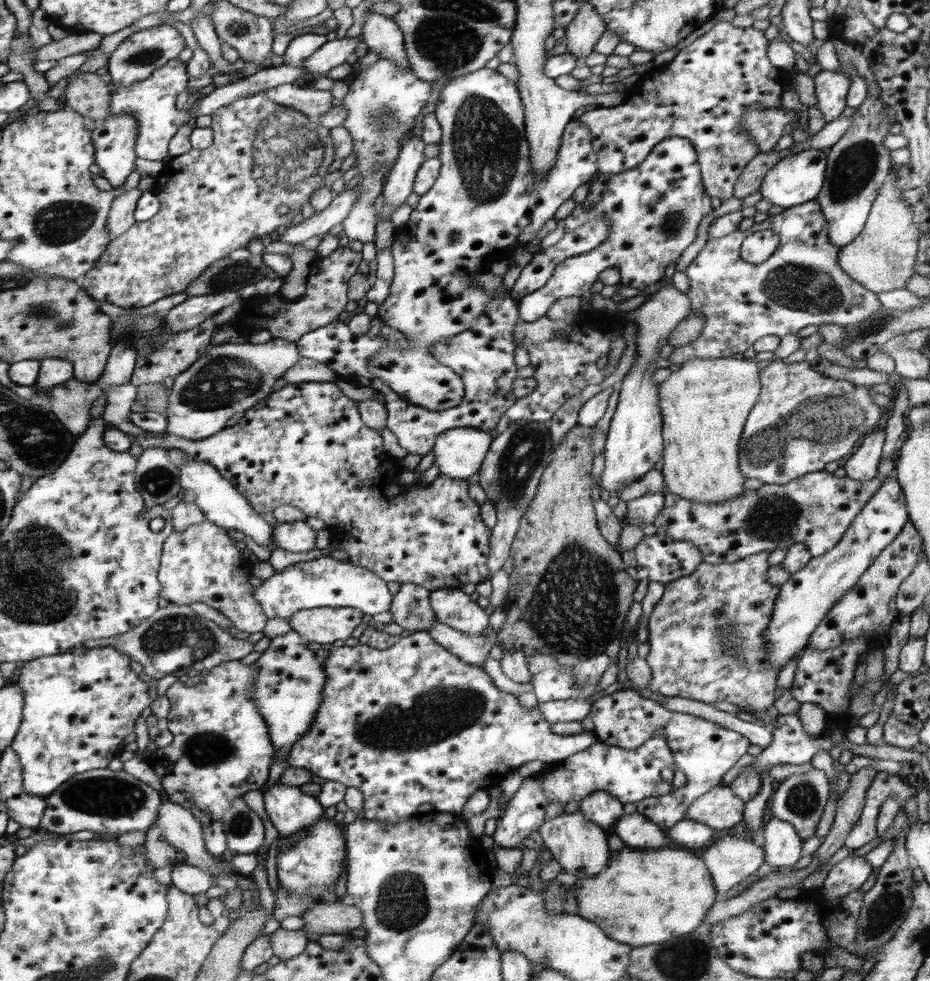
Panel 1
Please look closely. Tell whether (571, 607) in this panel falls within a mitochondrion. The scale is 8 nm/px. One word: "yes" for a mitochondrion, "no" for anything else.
yes

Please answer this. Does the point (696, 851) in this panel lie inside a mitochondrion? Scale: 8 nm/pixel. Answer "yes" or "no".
no

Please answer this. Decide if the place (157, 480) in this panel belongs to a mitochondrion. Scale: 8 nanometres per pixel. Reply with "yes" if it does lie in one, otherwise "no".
yes

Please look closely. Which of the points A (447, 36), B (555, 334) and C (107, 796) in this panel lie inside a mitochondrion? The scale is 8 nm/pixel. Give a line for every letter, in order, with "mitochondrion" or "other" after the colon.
A: mitochondrion
B: mitochondrion
C: mitochondrion

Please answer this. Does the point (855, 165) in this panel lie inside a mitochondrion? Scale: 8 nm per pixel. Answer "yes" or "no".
yes

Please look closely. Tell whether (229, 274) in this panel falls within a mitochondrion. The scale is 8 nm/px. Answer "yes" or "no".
yes

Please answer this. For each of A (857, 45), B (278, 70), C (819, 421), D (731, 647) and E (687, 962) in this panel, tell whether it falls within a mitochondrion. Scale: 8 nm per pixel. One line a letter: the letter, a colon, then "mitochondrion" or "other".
A: other
B: other
C: mitochondrion
D: mitochondrion
E: mitochondrion

